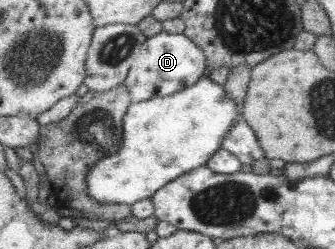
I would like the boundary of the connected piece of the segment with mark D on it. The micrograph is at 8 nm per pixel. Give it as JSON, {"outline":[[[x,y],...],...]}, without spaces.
{"outline":[[[157,33],[144,41],[125,85],[130,89],[134,103],[173,96],[202,79],[205,67],[208,66],[206,61],[201,47],[185,33]]]}

